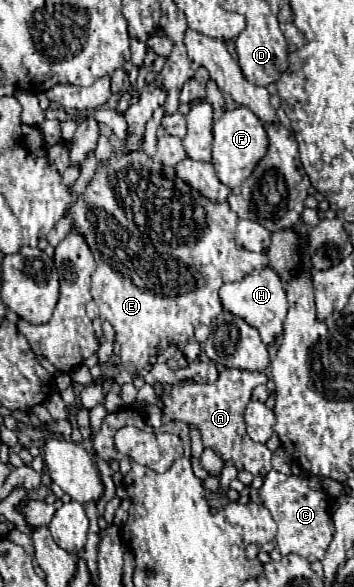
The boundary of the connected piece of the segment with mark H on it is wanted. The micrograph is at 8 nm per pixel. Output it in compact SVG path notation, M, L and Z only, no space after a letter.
M262 268L262 270L254 270L248 276L244 276L238 282L226 282L220 288L220 300L224 304L226 310L230 310L234 316L244 318L250 326L254 326L264 344L270 344L280 332L282 332L282 322L286 318L286 290L282 280L278 278L278 274L272 268Z

